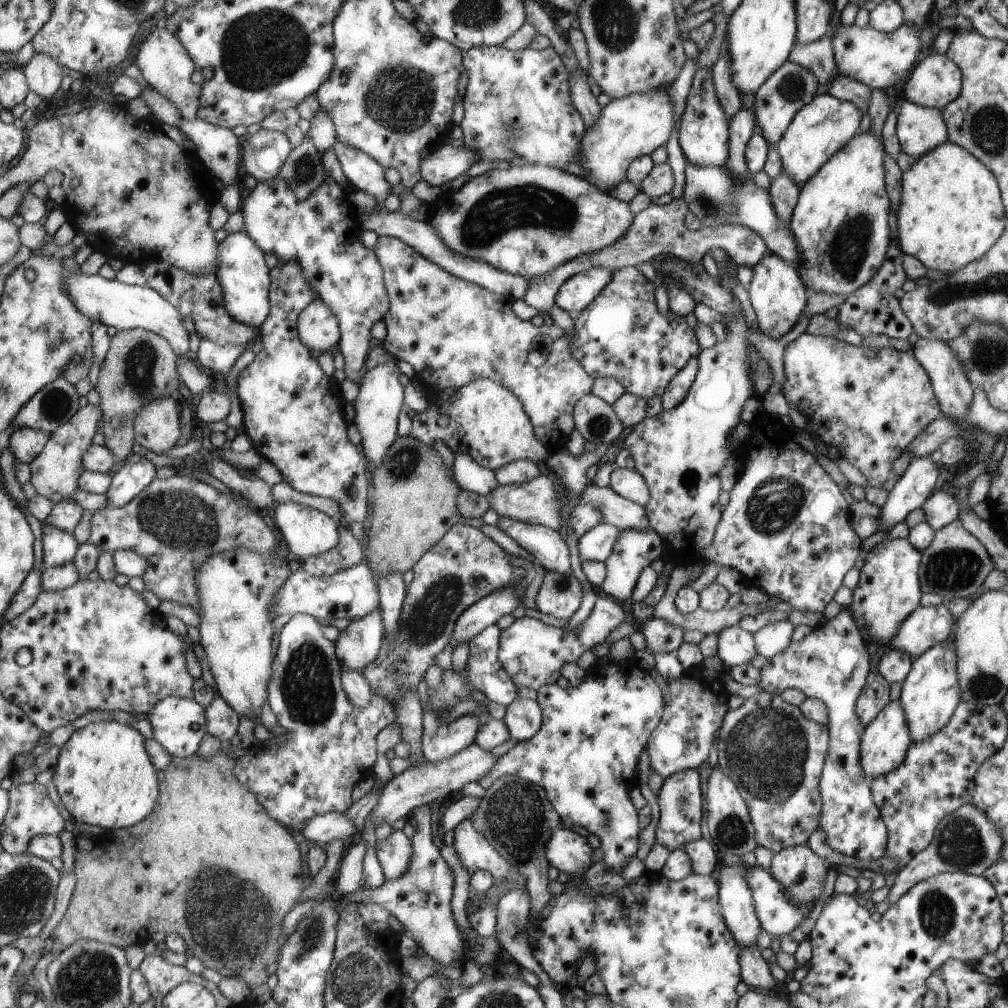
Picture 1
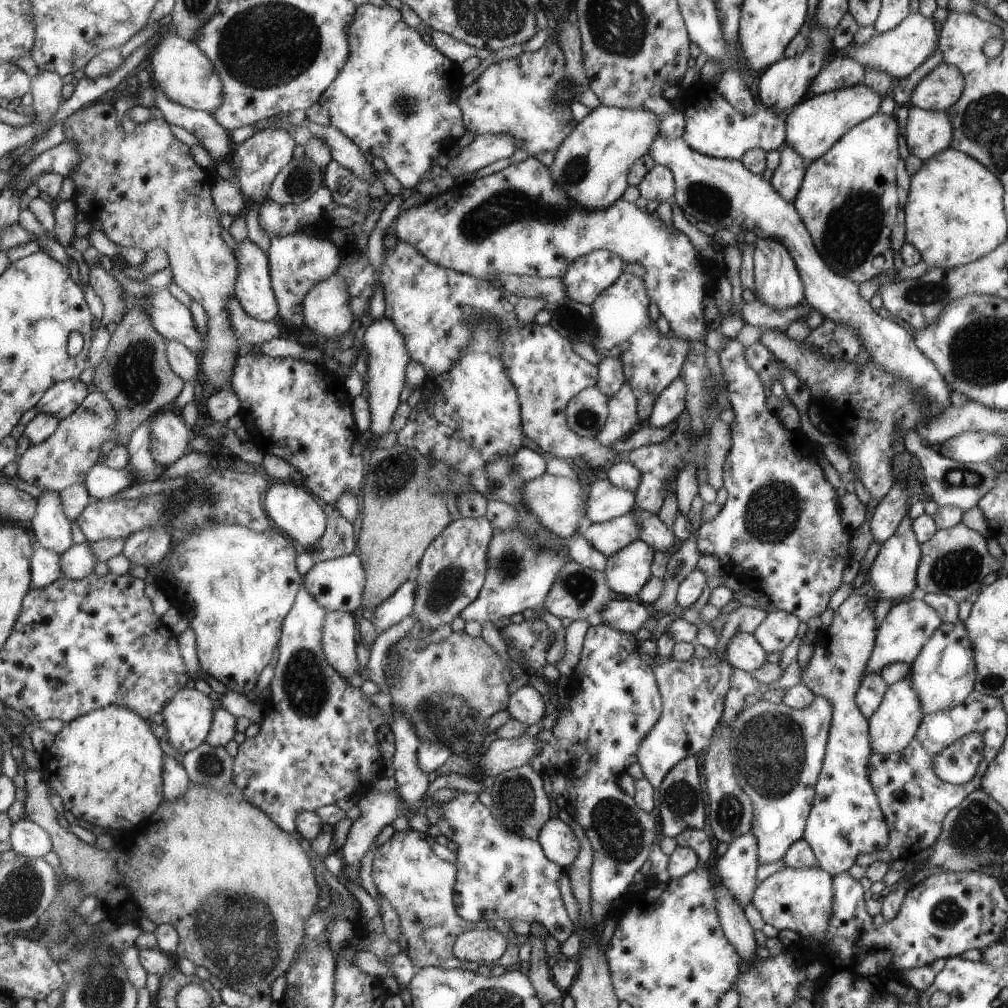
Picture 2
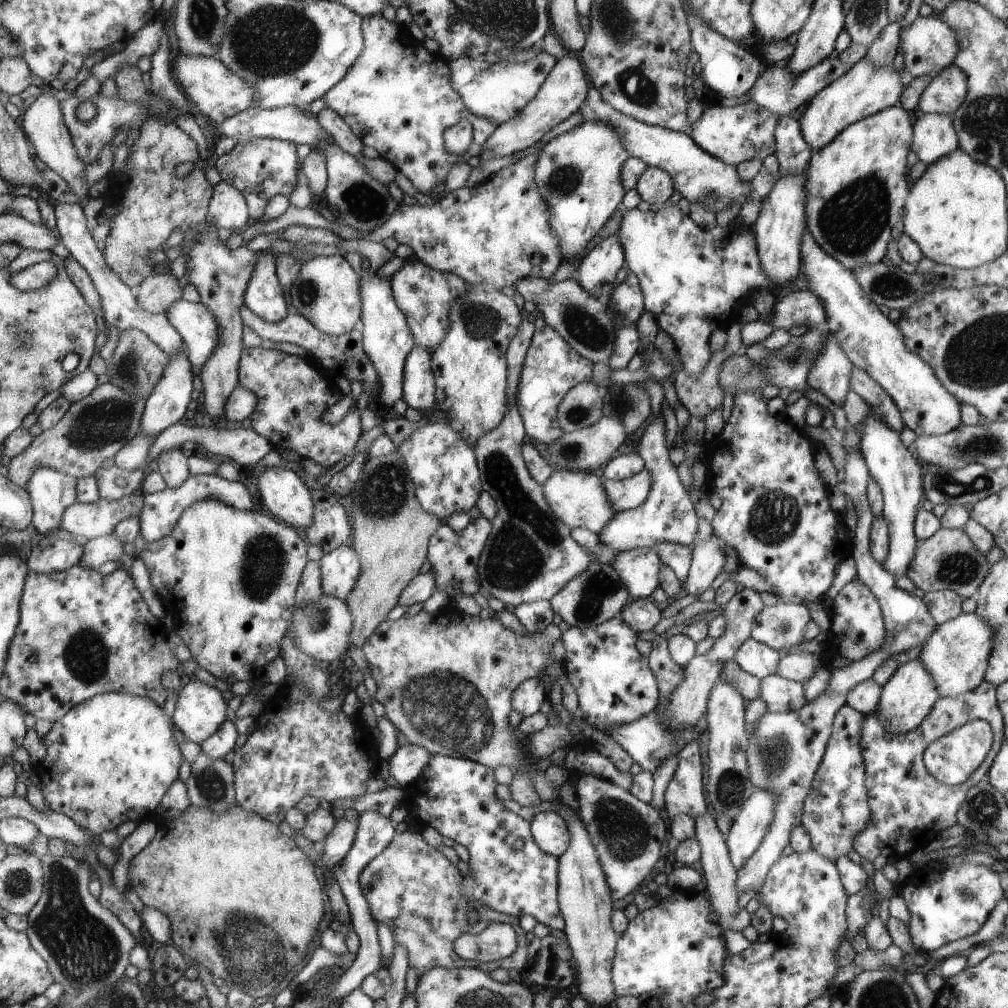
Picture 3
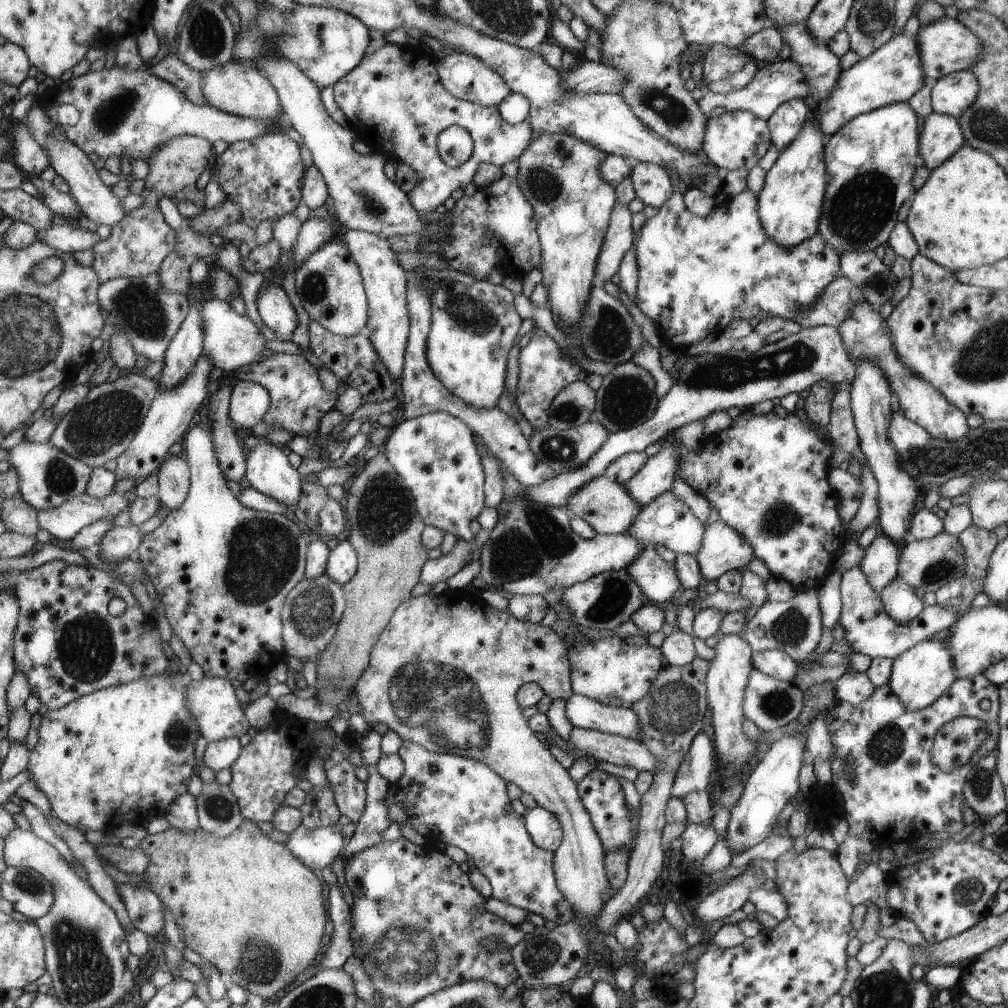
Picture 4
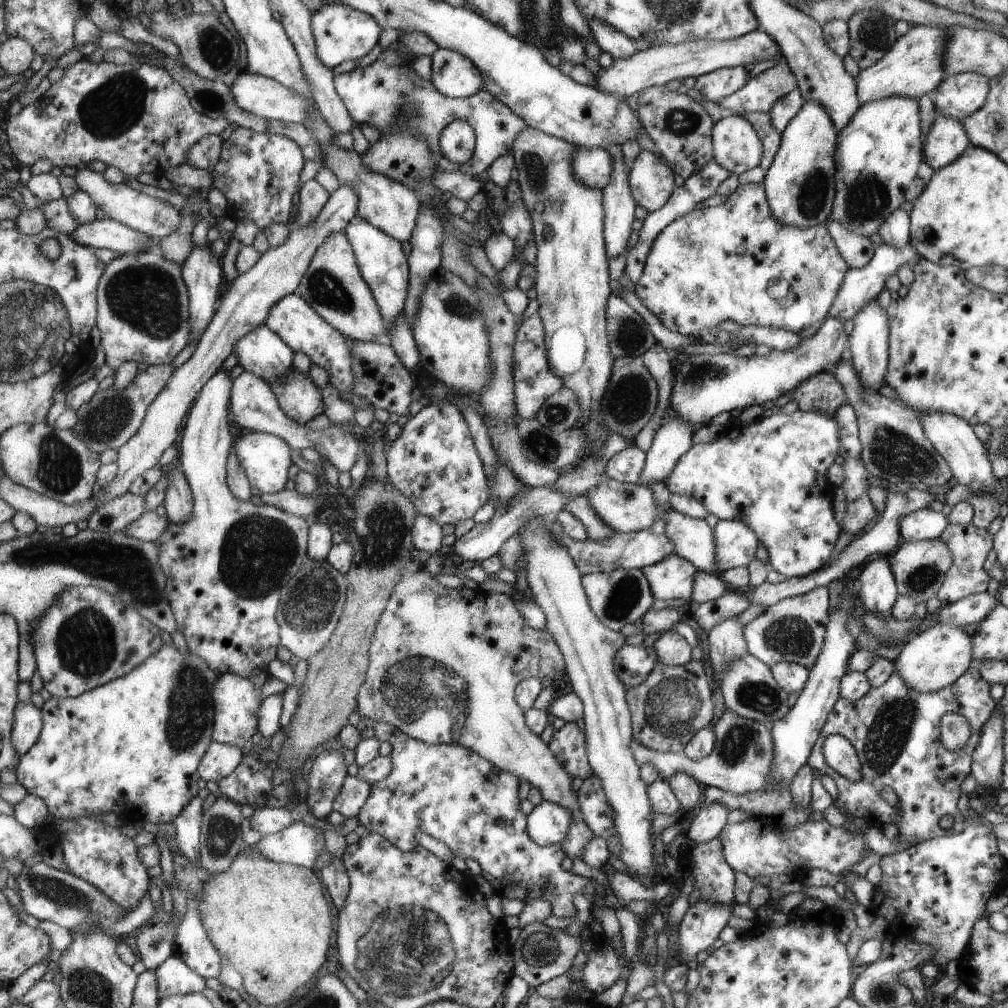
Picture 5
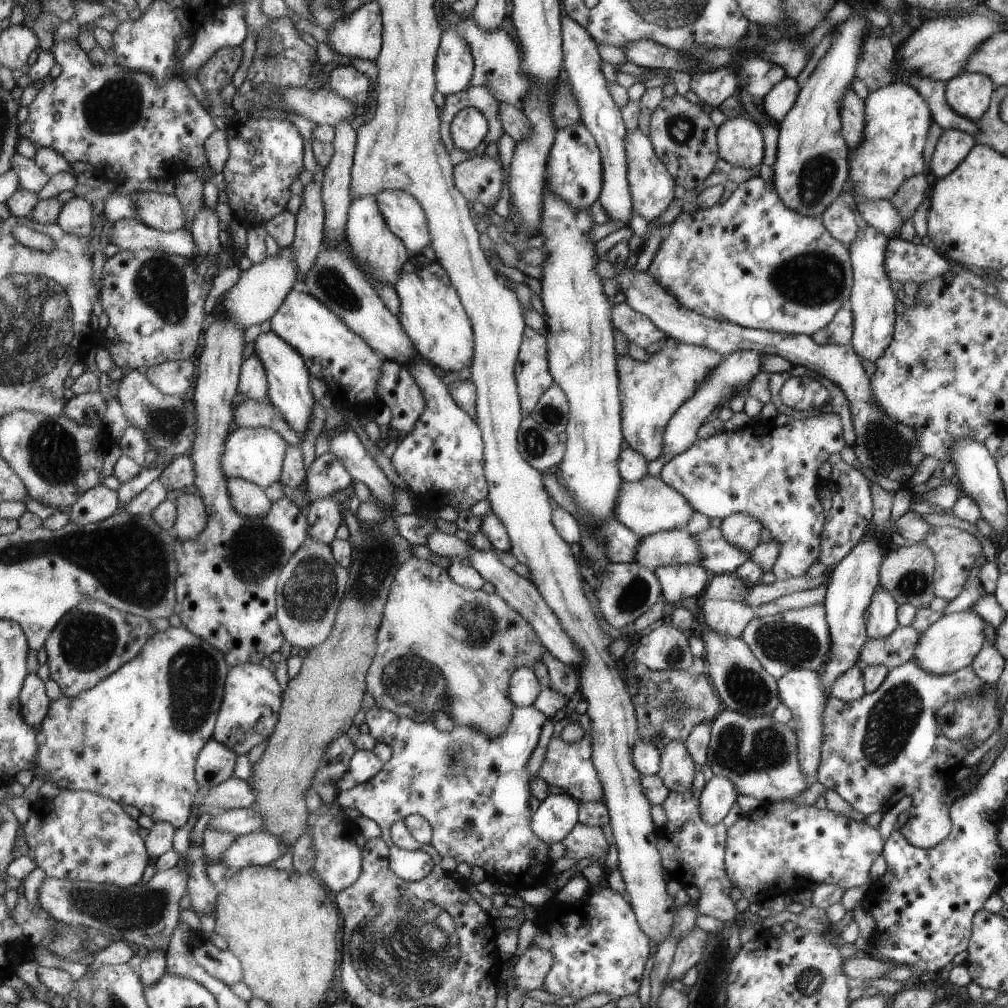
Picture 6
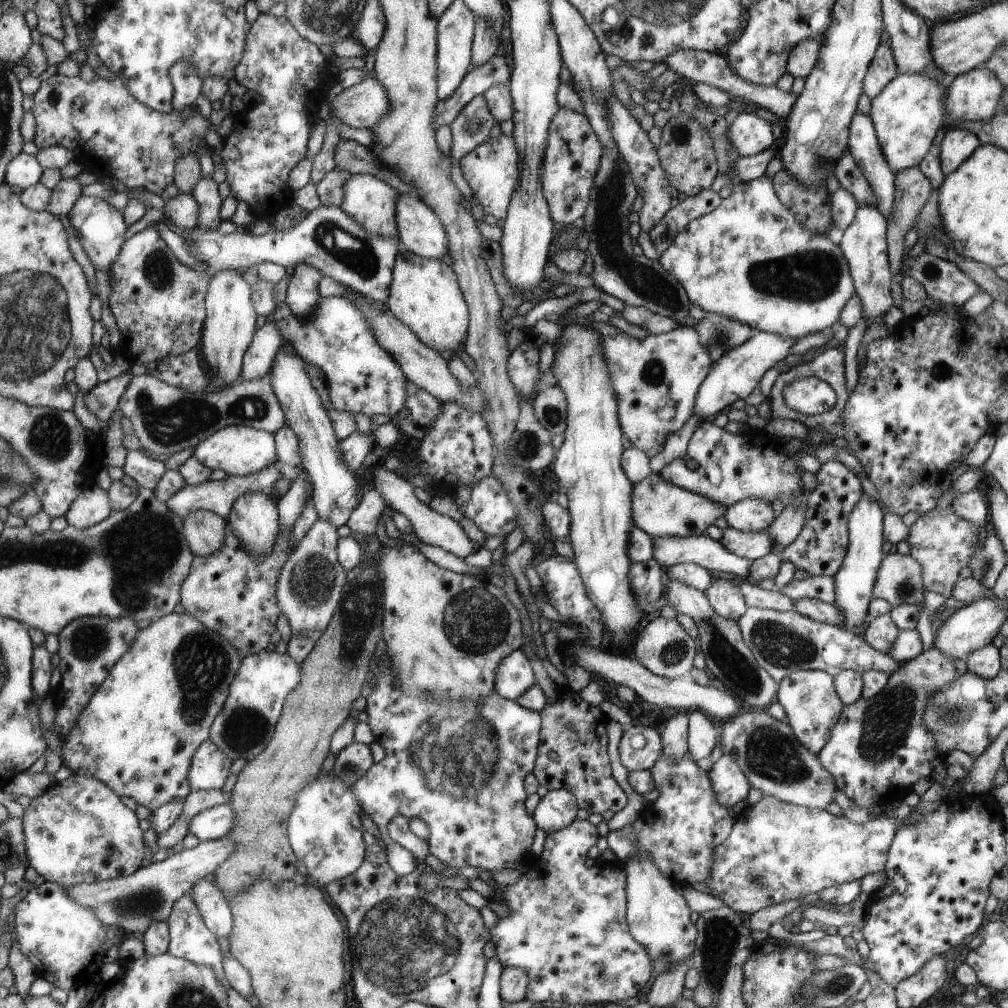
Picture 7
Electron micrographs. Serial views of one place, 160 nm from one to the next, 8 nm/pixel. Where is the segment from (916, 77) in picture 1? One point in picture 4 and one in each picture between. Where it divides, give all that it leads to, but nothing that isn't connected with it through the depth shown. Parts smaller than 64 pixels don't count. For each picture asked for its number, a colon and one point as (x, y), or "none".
2: (941, 88)
3: (946, 91)
4: (953, 94)

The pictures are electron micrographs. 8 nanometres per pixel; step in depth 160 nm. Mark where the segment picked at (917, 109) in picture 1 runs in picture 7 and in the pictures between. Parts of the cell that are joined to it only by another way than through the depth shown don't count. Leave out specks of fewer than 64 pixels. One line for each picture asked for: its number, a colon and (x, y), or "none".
2: (927, 132)
3: (933, 137)
4: (941, 137)
5: (946, 140)
6: (953, 145)
7: (957, 144)

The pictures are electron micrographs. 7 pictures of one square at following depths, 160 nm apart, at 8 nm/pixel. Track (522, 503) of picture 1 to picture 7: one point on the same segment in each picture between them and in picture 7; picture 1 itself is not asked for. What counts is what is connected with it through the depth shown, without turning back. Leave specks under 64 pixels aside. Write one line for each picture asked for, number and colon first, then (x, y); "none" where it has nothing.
2: (557, 501)
3: (578, 498)
4: (606, 506)
5: (627, 507)
6: (646, 506)
7: (659, 508)

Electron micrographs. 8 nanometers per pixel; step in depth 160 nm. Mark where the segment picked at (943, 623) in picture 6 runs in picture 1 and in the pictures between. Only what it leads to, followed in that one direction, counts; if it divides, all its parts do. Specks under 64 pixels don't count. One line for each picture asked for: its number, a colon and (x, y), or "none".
1: (884, 742)
2: (893, 725)
3: (905, 700)
4: (922, 673)
5: (941, 654)

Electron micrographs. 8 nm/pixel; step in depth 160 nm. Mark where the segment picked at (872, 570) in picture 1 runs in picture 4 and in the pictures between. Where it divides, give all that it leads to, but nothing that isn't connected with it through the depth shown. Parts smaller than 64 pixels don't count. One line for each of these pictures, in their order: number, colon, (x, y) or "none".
2: (892, 574)
3: (892, 466)
4: (870, 394)

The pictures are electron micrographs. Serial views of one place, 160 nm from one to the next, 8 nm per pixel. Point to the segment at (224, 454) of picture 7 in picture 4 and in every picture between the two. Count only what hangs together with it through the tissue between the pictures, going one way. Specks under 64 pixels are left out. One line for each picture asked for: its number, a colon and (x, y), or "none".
4: (268, 469)
5: (266, 458)
6: (257, 455)

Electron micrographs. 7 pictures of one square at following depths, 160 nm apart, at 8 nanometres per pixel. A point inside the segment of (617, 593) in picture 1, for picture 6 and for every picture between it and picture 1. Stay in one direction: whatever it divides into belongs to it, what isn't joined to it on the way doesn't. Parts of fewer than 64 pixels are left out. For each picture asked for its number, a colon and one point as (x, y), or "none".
2: (627, 570)
3: (637, 568)
4: (658, 581)
5: (672, 578)
6: (677, 582)

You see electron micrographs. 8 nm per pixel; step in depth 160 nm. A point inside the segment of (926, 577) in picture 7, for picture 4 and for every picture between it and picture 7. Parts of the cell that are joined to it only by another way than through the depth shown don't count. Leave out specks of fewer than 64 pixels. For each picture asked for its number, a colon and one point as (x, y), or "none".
4: (979, 544)
5: (969, 545)
6: (954, 551)

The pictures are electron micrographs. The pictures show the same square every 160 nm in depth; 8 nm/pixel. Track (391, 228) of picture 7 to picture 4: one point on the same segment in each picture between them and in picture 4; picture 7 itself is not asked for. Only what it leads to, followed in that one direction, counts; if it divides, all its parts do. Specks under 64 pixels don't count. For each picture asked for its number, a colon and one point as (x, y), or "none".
4: (386, 281)
5: (382, 263)
6: (381, 254)

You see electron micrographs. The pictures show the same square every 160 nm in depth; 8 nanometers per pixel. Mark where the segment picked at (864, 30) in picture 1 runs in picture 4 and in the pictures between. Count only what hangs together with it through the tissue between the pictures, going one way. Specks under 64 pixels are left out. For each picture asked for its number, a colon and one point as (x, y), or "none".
2: (898, 52)
3: (927, 45)
4: (946, 45)

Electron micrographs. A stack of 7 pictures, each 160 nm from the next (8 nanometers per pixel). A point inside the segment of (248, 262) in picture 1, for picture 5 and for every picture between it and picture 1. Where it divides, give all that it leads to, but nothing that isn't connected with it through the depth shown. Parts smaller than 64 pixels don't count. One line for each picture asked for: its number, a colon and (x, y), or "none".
2: (255, 290)
3: (265, 295)
4: (274, 303)
5: (293, 319)

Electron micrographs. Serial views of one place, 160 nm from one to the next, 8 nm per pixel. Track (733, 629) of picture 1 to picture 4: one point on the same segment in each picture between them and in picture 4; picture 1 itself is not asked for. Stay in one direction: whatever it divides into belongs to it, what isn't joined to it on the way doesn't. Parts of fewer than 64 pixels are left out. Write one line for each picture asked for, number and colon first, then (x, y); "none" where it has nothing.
2: (743, 652)
3: (757, 659)
4: (774, 663)

